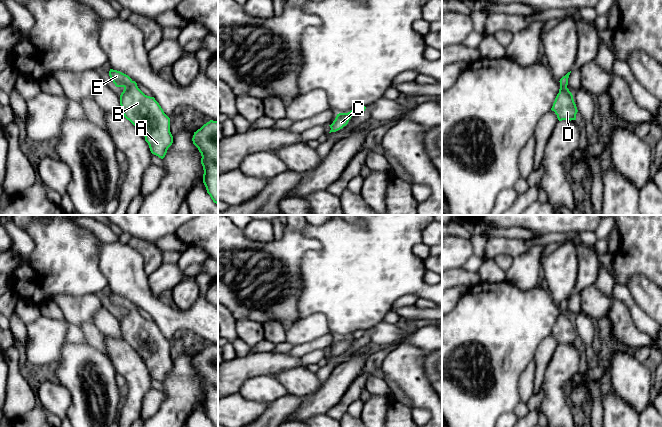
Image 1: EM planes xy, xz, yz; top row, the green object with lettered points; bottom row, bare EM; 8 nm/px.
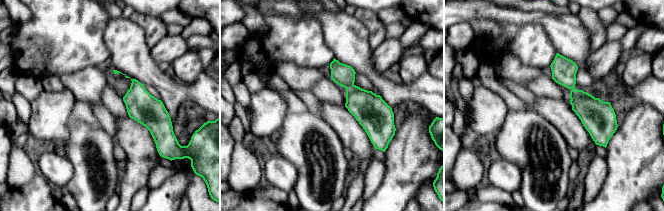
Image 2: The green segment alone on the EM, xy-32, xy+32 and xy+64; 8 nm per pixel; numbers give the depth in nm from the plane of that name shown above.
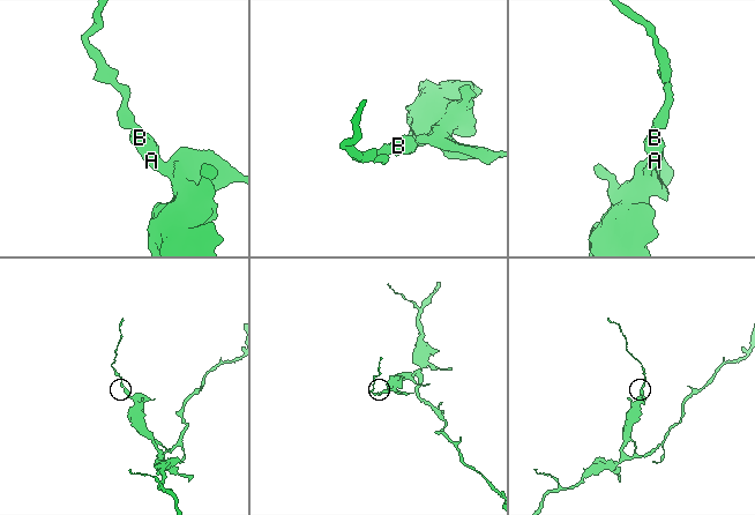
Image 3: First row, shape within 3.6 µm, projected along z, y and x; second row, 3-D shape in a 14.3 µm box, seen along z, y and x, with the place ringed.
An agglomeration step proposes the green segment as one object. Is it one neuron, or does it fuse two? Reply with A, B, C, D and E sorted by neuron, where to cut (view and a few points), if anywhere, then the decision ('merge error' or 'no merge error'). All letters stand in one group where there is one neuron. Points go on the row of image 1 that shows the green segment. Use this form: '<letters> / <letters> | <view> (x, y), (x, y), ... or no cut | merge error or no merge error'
A B C D E | no cut | no merge error

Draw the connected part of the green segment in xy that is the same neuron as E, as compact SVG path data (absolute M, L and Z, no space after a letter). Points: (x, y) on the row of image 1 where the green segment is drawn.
M110 69L109 76L116 87L123 87L120 95L121 111L145 137L152 154L163 159L173 143L170 118L154 97L145 95L128 75Z

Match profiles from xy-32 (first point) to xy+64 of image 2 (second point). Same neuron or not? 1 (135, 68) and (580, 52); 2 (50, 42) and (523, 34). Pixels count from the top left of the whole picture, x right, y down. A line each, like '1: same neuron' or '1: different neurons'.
1: same neuron
2: same neuron

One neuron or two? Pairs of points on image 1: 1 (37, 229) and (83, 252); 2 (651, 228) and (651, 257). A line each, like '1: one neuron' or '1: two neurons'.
1: one neuron
2: one neuron

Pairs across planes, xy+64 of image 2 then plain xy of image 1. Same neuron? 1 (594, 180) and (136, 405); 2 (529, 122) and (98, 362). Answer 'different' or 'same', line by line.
1: different
2: same

